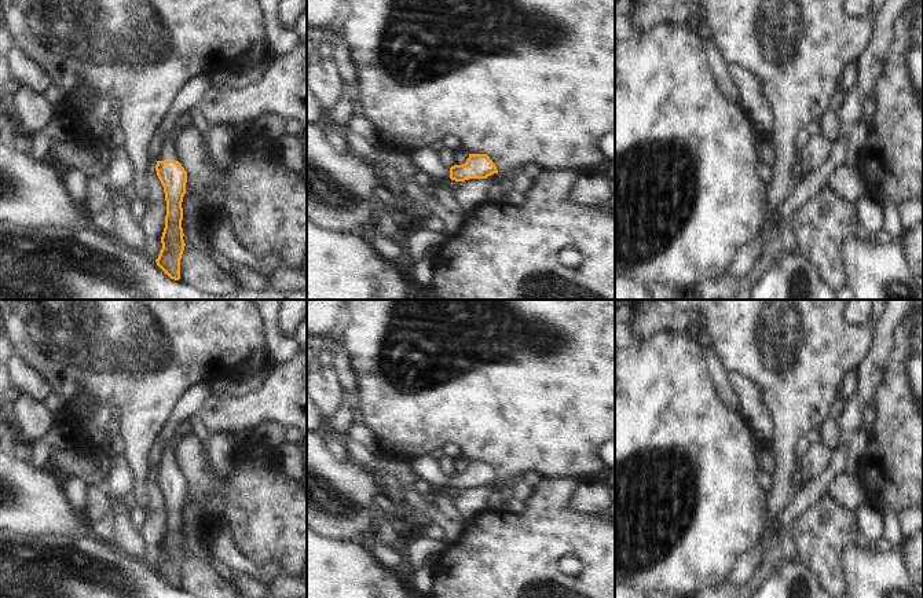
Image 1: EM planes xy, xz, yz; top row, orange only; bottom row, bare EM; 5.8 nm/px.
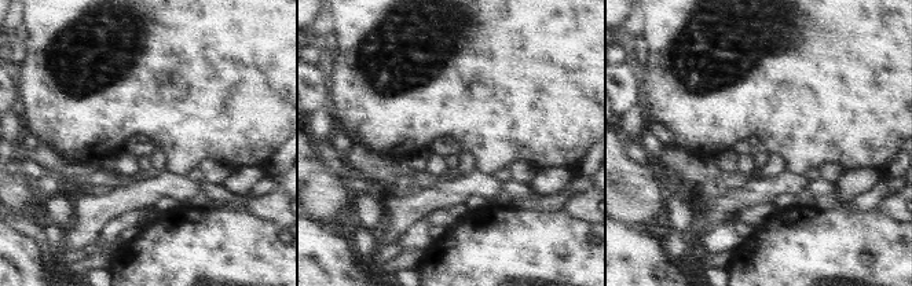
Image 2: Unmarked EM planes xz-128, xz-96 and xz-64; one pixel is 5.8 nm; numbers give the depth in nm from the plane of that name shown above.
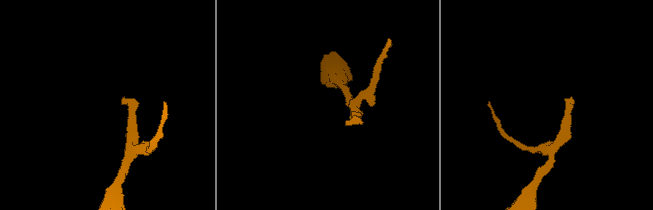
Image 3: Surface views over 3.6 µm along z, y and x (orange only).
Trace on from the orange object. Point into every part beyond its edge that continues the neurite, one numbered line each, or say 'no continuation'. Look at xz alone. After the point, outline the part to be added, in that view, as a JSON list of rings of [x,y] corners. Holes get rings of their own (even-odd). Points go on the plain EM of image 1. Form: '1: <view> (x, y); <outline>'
1: xz (424, 466); [[[429,454],[407,459],[417,478],[426,481],[435,491],[450,488],[450,476],[444,474],[439,467],[439,461]]]

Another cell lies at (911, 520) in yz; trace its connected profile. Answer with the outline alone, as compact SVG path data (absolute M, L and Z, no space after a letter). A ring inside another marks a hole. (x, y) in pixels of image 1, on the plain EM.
M906 509L898 516L898 522L905 539L923 533L923 510Z

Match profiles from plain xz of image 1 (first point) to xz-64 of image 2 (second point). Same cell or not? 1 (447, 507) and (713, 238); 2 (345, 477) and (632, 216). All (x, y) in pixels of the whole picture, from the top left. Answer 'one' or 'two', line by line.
1: one
2: one

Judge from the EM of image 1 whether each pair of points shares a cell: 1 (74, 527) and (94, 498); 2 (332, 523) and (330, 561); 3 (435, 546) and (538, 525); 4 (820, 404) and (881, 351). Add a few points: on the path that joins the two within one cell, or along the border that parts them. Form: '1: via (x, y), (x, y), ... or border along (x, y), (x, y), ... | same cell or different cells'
1: border along (83, 510), (87, 534) | different cells
2: border along (321, 534), (348, 540) | different cells
3: border along (444, 546), (436, 554) | different cells
4: border along (875, 341), (865, 355) | different cells

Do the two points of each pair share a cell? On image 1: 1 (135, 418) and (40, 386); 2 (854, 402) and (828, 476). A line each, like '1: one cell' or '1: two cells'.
1: two cells
2: one cell

